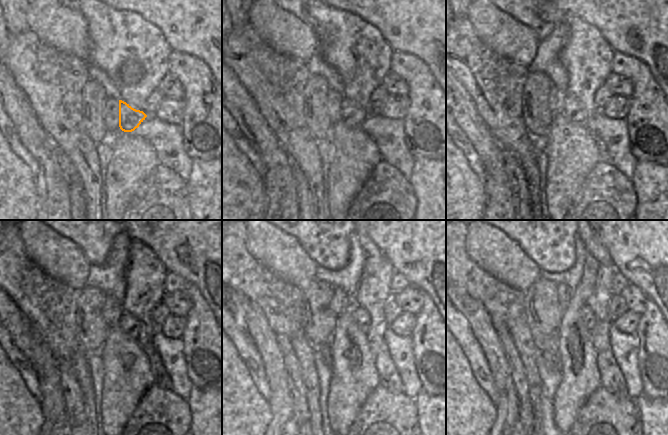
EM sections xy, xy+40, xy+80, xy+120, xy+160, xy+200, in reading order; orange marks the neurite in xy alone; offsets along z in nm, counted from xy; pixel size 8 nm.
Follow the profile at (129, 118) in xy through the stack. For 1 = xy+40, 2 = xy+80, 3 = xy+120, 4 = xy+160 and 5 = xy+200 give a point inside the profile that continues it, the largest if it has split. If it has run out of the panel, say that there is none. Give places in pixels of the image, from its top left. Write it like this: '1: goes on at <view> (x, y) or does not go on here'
1: goes on at xy+40 (352, 115)
2: goes on at xy+80 (573, 108)
3: goes on at xy+120 (127, 324)
4: goes on at xy+160 (363, 318)
5: goes on at xy+200 (587, 314)

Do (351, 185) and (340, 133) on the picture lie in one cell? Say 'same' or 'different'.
same

